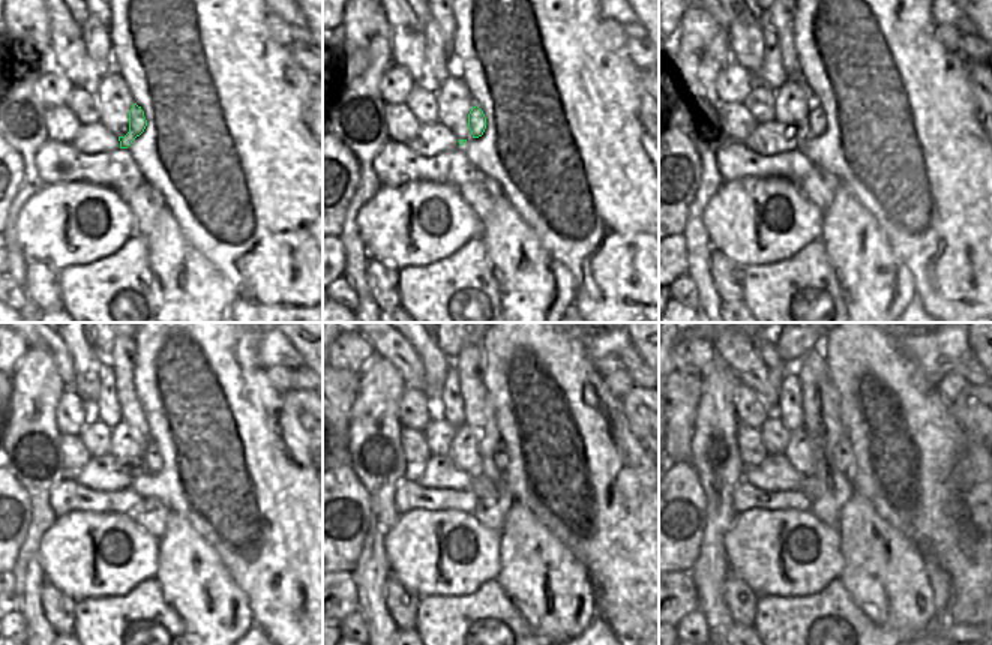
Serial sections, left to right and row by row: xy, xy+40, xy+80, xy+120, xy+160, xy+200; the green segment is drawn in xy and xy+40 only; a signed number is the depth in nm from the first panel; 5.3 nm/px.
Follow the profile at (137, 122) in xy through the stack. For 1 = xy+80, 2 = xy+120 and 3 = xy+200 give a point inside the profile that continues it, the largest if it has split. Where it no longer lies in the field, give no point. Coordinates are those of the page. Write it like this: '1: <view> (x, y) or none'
1: xy+80 (815, 119)
2: xy+120 (150, 461)
3: xy+200 (842, 453)

